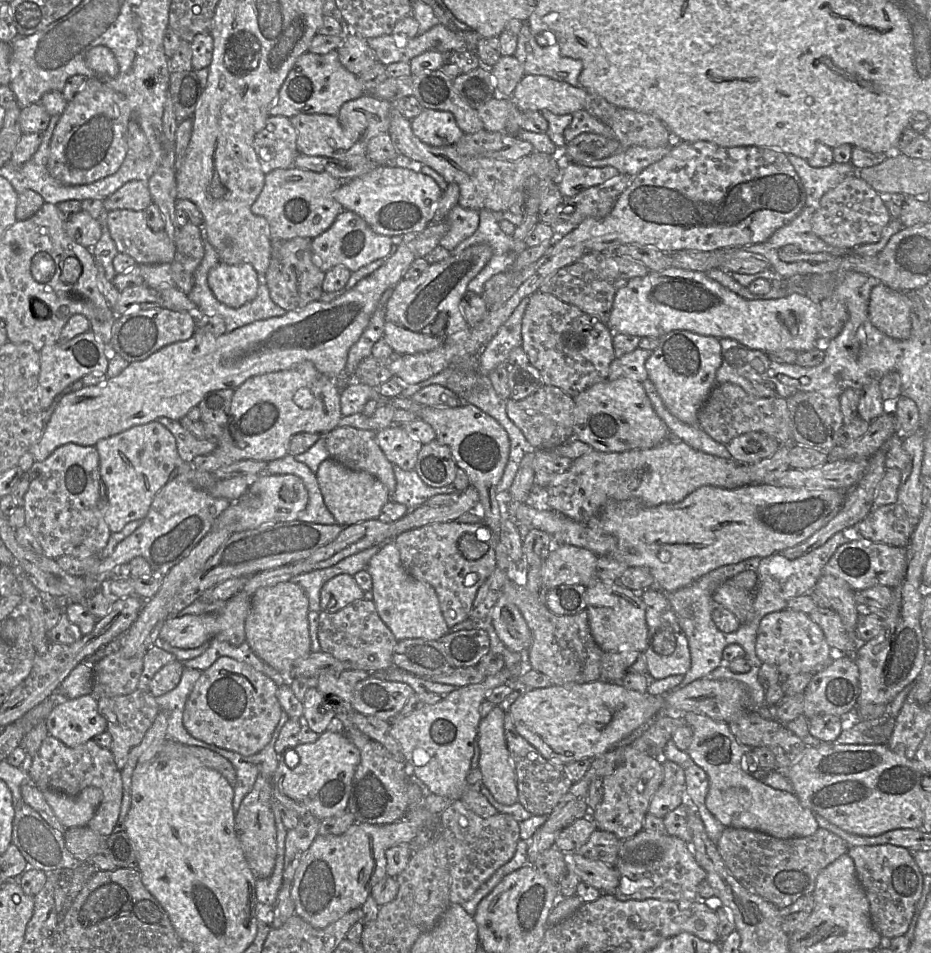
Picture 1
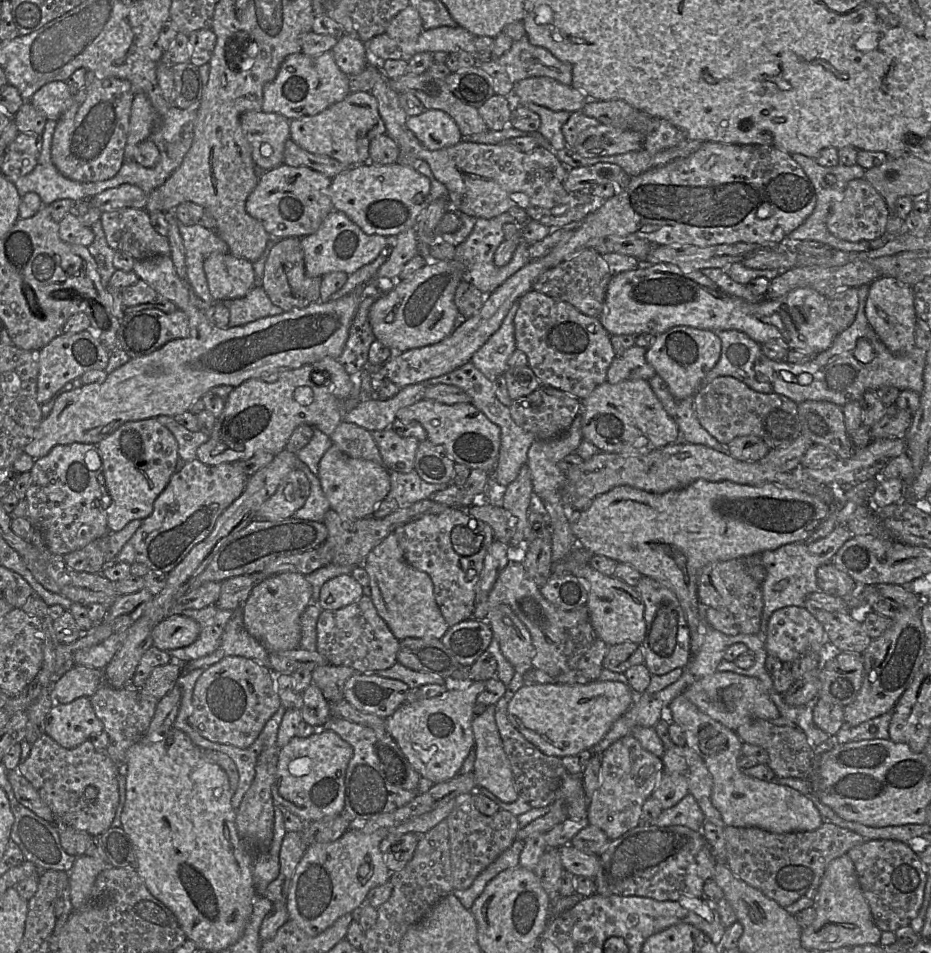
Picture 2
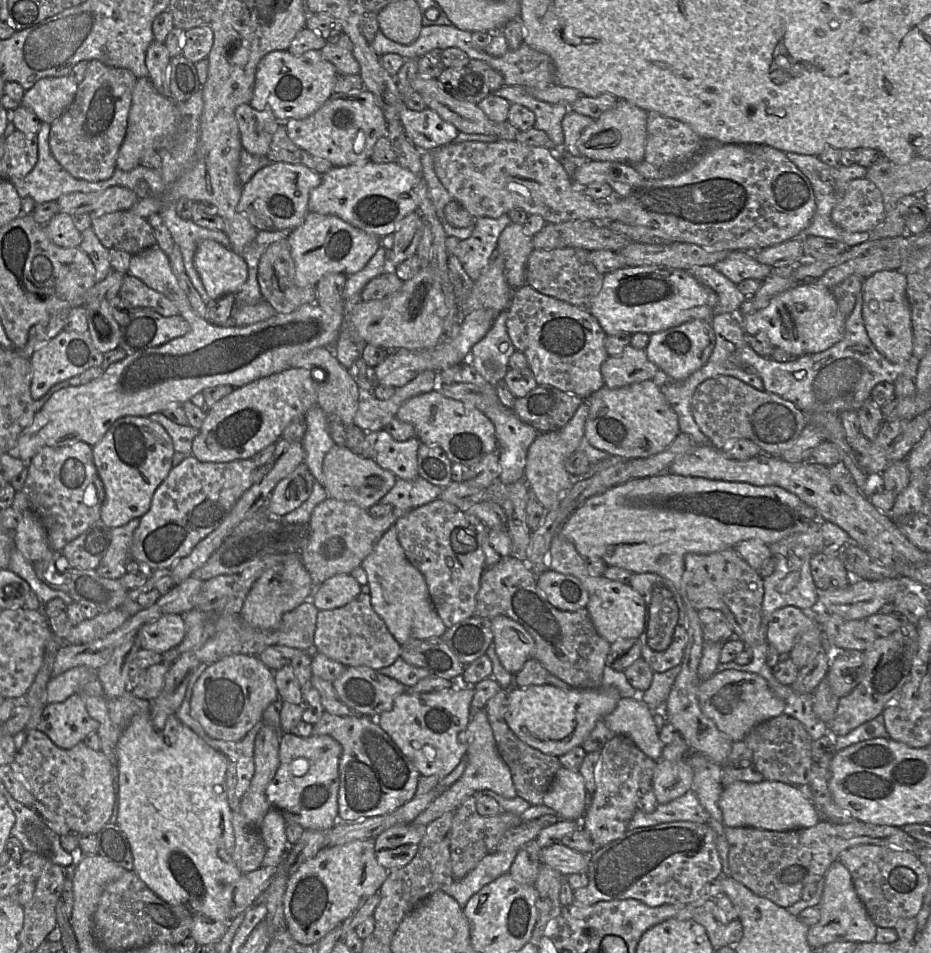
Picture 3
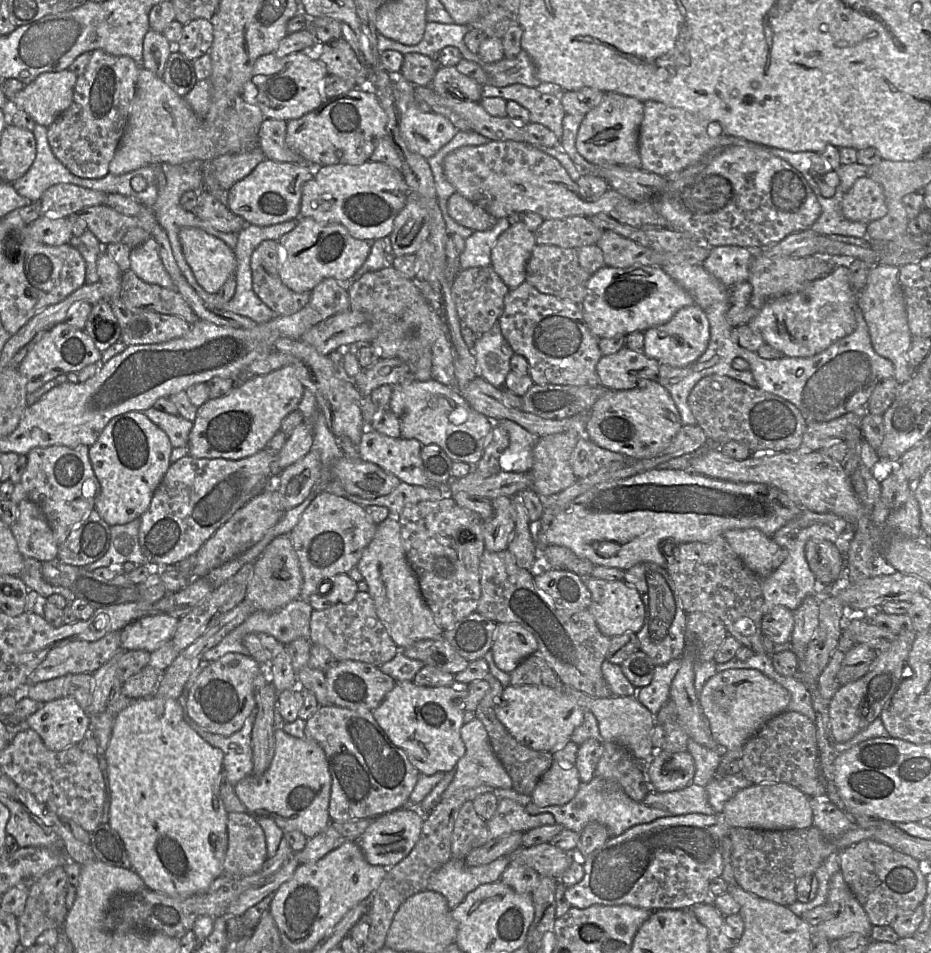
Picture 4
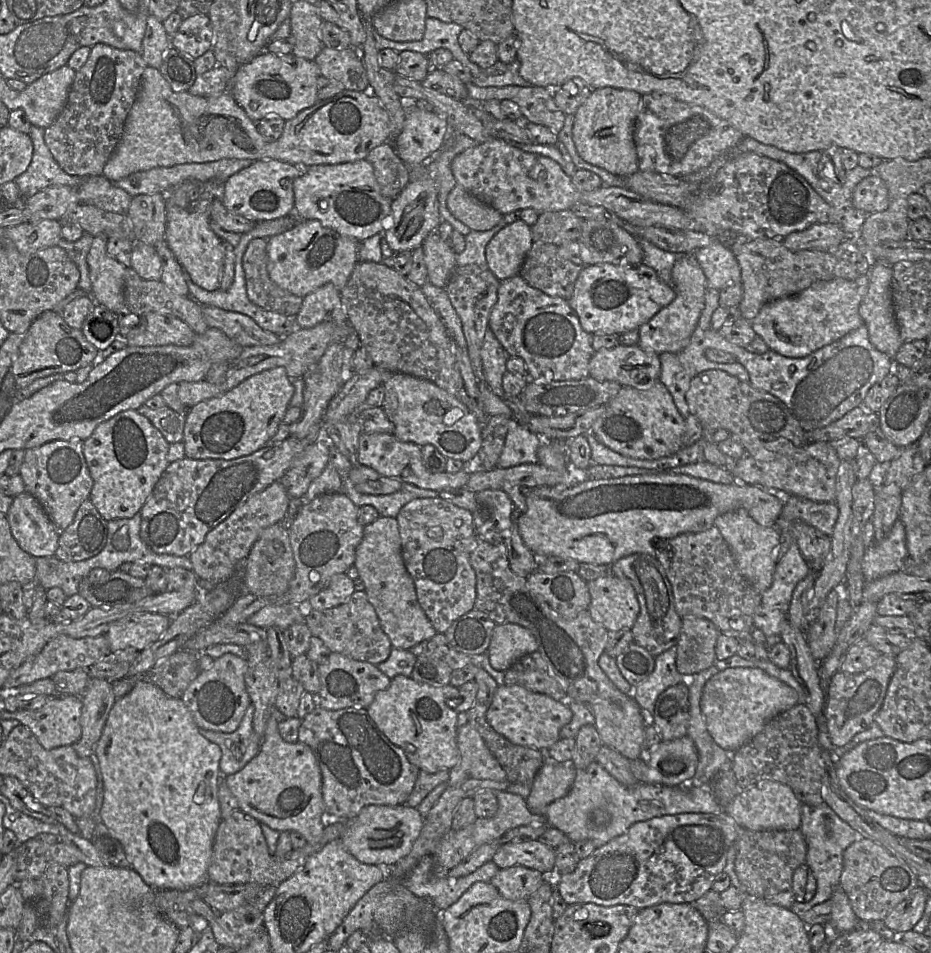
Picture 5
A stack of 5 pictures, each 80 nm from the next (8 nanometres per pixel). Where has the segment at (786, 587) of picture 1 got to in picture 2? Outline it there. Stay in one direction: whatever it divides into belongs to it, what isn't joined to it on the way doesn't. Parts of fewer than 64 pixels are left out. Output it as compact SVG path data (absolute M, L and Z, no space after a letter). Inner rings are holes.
M837 526L828 536L814 542L789 543L760 554L761 564L766 569L766 577L761 582L763 595L763 609L760 624L761 632L767 631L769 618L774 611L788 606L804 607L806 597L813 592L819 591L816 580L817 569L831 562L831 559L840 547L853 536L845 526ZM782 579L788 581L787 587L783 591L775 591L774 585Z

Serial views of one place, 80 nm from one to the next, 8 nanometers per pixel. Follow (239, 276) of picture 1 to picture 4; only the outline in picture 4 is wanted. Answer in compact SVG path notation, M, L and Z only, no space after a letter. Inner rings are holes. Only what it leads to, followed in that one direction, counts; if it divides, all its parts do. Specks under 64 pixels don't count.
M184 227L179 231L179 240L186 262L197 283L210 294L217 294L228 277L235 273L237 261L234 251L222 240L197 227Z

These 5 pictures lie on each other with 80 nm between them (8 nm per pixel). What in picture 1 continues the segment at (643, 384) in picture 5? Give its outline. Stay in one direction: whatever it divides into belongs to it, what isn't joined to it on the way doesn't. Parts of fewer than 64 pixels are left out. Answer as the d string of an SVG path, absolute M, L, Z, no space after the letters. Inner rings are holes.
M637 348L634 351L615 358L609 368L608 379L628 378L643 383L648 379L645 363L652 351Z

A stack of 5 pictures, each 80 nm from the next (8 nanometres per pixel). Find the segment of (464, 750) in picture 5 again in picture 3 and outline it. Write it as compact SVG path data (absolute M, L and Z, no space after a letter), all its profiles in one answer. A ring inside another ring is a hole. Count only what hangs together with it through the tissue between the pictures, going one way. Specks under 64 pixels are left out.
M481 709L481 711L469 721L465 735L468 742L468 749L466 752L467 766L464 773L457 781L444 790L427 809L419 814L411 824L427 826L444 813L455 812L464 799L473 796L480 790L492 790L507 799L512 799L517 796L510 769L498 752L496 741L484 709Z

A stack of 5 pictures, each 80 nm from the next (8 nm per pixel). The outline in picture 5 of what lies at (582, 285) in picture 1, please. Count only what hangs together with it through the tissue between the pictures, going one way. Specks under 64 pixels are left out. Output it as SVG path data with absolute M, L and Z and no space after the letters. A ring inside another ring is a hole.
M533 242L521 265L519 276L528 285L547 295L568 300L573 295L582 268L563 258L558 246Z

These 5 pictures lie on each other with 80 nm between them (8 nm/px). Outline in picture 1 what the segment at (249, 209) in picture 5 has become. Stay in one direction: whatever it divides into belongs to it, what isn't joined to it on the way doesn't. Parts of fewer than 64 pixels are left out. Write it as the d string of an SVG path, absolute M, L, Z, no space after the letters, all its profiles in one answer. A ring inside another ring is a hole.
M295 167L275 169L265 175L264 187L252 204L251 211L268 221L271 242L273 238L281 241L288 241L296 237L315 238L326 231L333 224L336 217L344 211L343 206L333 196L342 183L342 180L325 172L313 172Z

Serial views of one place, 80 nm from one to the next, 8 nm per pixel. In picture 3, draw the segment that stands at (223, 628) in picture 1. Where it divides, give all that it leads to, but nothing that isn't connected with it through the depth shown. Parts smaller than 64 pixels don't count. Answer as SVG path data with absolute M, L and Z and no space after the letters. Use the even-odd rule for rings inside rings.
M166 614L144 624L135 635L140 648L163 654L176 648L185 637L185 623L181 614Z

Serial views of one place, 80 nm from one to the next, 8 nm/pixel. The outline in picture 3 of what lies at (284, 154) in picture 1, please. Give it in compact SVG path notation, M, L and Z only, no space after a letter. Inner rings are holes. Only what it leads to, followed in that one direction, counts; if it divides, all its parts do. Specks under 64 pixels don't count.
M250 104L235 109L242 146L250 154L267 156L274 133L281 122L271 111L259 111Z

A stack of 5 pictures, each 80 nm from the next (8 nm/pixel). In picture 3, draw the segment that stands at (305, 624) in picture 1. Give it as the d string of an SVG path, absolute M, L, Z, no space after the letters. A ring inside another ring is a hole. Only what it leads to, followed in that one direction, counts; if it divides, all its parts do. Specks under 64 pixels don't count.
M286 554L281 563L266 570L252 585L244 600L240 617L254 629L274 630L279 626L283 615L304 603L312 591L313 582L300 554Z

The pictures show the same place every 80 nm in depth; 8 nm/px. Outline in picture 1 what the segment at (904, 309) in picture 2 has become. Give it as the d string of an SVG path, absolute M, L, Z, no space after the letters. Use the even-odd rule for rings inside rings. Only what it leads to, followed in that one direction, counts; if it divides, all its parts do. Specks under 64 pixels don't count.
M876 284L870 294L868 316L871 323L887 336L905 340L911 336L911 301L908 293Z

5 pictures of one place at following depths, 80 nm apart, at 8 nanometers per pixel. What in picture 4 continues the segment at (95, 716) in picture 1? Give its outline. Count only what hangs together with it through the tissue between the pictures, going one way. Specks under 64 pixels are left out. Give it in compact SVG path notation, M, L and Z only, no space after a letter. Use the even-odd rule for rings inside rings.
M72 695L42 704L36 712L26 718L25 723L40 736L48 749L55 751L77 745L90 733L90 718Z

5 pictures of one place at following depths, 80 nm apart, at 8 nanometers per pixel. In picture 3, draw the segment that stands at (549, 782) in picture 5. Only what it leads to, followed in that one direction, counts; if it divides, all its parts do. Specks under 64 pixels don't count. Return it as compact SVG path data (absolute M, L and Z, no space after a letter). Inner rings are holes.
M560 767L543 797L543 805L555 810L560 820L580 822L590 800L582 775Z

